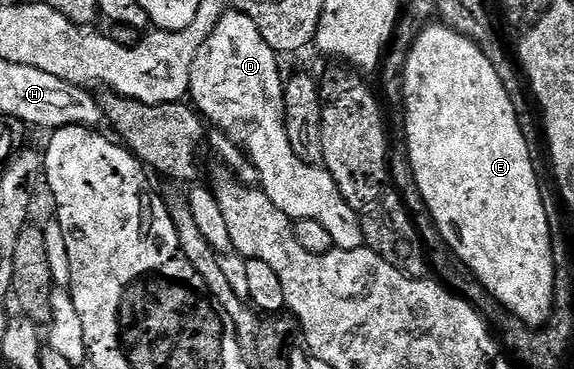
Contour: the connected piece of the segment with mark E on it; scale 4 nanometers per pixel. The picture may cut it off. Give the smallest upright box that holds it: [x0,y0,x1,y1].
[401,23,555,327]

